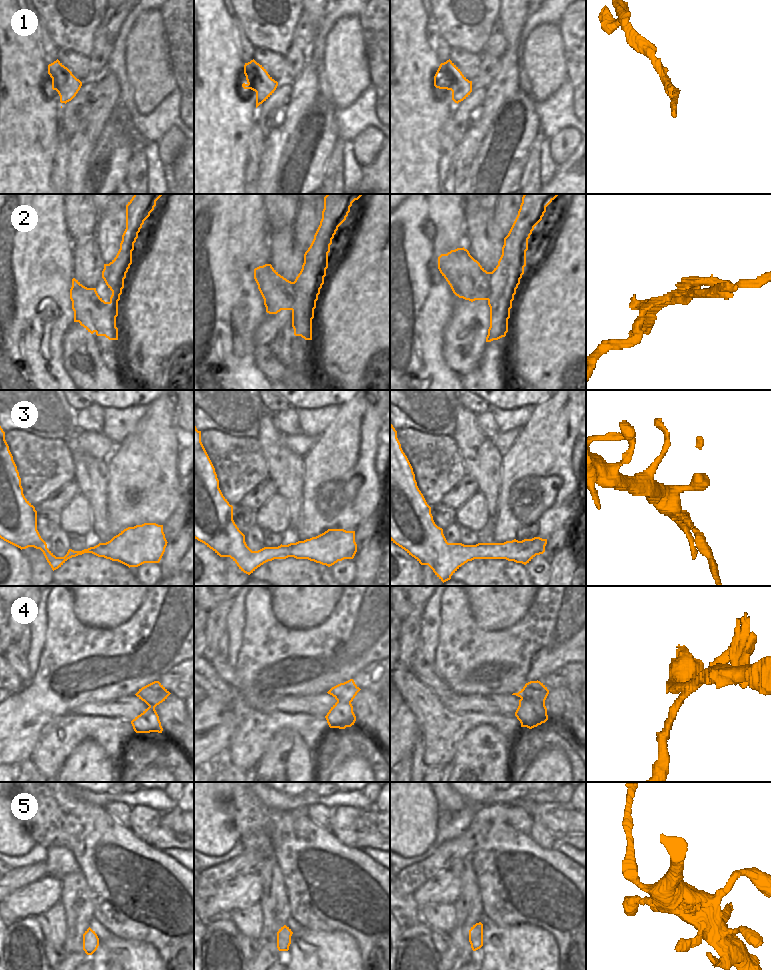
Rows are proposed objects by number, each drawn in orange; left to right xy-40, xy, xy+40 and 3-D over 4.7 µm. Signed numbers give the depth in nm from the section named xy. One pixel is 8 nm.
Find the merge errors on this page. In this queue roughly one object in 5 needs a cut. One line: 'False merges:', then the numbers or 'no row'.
False merges: 2, 4

